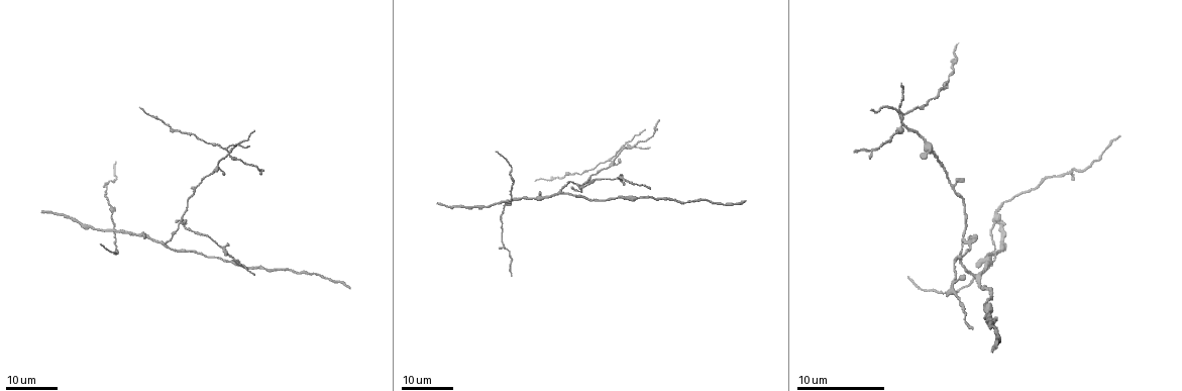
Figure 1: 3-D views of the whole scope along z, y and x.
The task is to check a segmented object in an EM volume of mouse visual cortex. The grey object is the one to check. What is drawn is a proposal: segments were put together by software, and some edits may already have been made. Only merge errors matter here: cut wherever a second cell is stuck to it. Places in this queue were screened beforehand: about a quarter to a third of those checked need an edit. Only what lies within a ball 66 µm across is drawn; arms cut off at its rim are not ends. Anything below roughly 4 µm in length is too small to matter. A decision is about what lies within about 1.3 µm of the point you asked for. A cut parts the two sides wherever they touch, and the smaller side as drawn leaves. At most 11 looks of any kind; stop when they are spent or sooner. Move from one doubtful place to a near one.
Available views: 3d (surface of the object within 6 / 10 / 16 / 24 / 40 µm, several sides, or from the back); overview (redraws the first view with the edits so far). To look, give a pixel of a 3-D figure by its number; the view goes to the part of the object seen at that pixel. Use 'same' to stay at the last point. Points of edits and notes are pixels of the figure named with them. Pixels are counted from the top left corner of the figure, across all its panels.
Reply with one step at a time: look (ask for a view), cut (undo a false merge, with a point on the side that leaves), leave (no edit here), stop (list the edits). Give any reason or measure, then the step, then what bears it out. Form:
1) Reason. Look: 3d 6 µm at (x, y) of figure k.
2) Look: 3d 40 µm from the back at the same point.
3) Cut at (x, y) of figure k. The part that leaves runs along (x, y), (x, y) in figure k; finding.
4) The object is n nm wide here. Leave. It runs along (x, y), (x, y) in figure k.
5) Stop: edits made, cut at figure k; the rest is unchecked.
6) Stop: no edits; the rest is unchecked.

Thick turns thin. Look: 3d 16 µm at (194, 189) of figure 1.

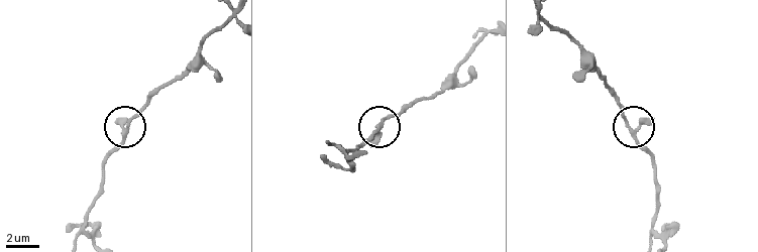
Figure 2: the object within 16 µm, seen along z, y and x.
Closer look. Look: 3d 10 µm at (629, 130) of figure 2.

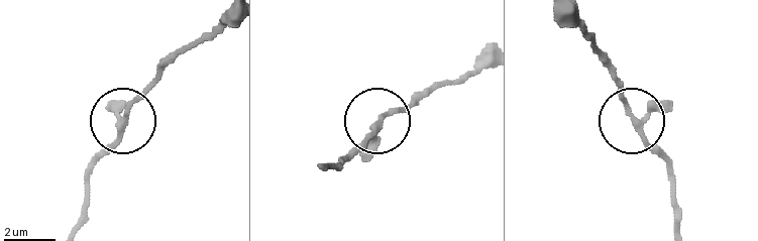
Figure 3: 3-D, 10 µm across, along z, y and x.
3 arms meet here. Leave. One cell here.

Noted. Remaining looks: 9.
Three arms meet. Look: 3d 24 µm at (163, 245) of figure 1.

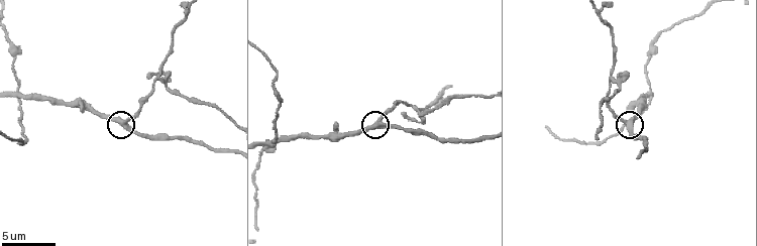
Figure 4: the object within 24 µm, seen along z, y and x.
Look: 3d 10 µm at (377, 123) of figure 4.

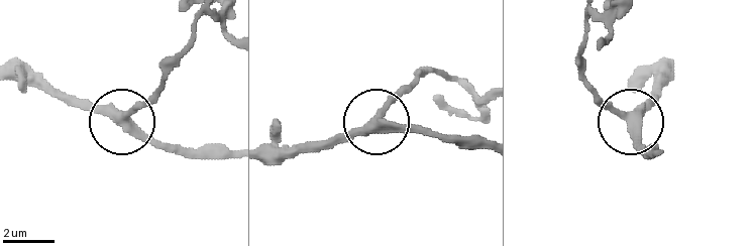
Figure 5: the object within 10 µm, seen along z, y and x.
The object is 350 nm wide here. Leave. It runs along (435, 72), (415, 78), (369, 126), (307, 143) in figure 5; all the same cell.

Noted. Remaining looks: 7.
Looks like a crossing. Look: 3d 24 µm at (625, 149) of figure 1.

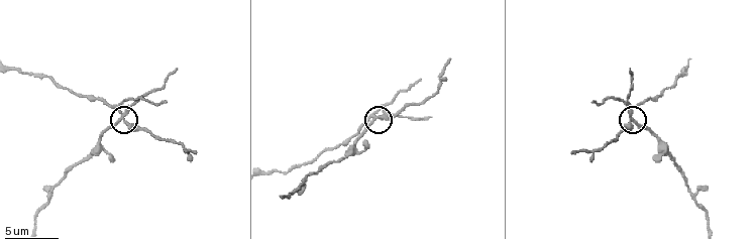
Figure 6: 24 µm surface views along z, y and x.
Look: 3d 6 µm at (630, 119) of figure 6.

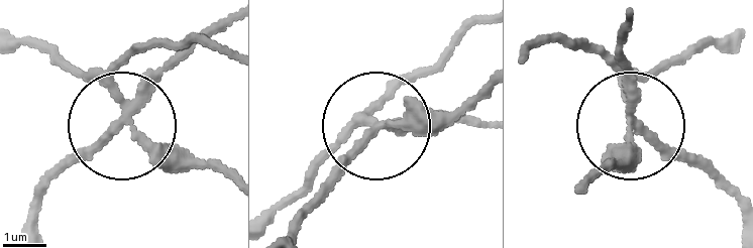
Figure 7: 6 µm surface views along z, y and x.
Cut at (166, 165) of figure 7. The part that leaves runs along (131, 110), (70, 67), (16, 49) in figure 7; a second cell is stuck on.

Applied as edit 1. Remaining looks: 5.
Look: overview.

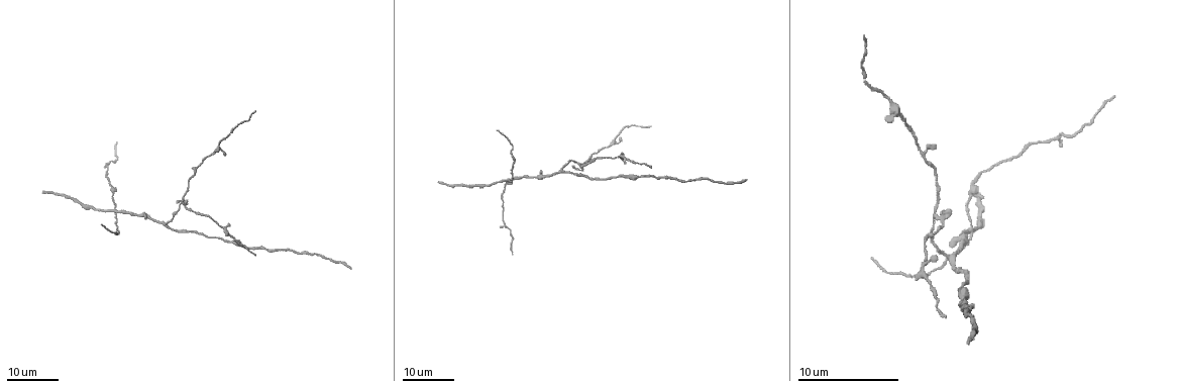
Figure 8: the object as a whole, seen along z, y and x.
Four-way junction. Look: 3d 16 µm at (183, 200) of figure 8.

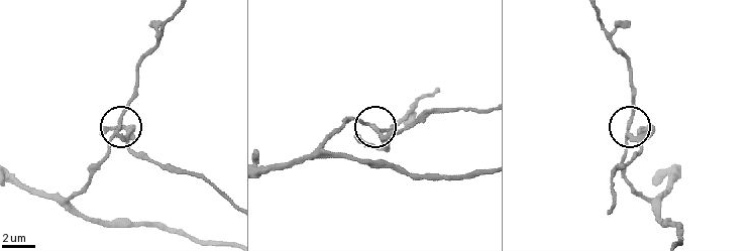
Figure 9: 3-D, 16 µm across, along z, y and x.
Look: 3d 10 µm at (375, 129) of figure 9.

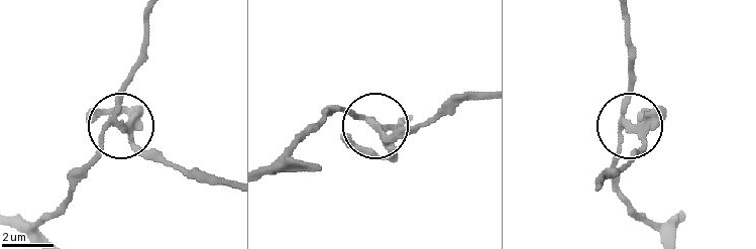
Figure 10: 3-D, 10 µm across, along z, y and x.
The object is 210 nm wide here. Cut at (141, 126) of figure 10. The part that leaves runs along (116, 126), (140, 148), (211, 180), (231, 182) in figure 10; a second cell is stuck on.

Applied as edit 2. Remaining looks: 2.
Four arms meet. Look: 3d 10 µm at (17, 91) of figure 4.

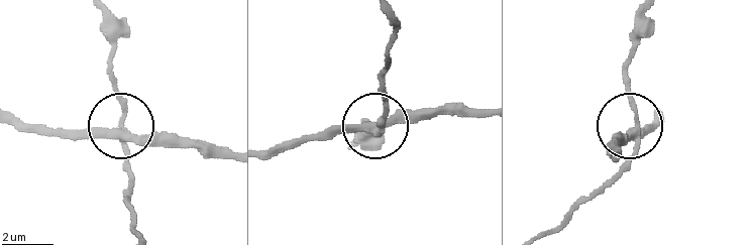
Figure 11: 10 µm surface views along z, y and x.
Cut at (119, 92) of figure 11. The part that leaves runs along (121, 134), (108, 19) in figure 11; a second cell is stuck on.

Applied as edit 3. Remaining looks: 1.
Stop: edits made, cut at figure 7, cut at figure 10, cut at figure 11; the rest is unchecked.

